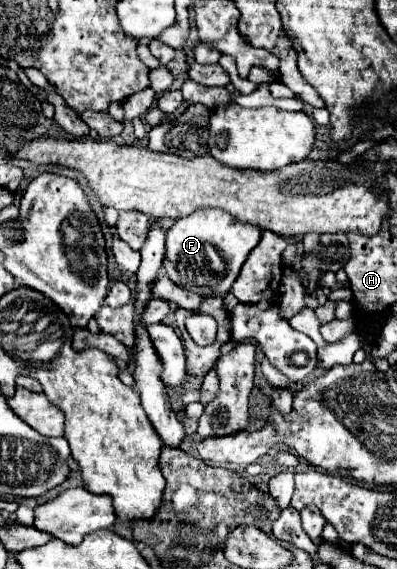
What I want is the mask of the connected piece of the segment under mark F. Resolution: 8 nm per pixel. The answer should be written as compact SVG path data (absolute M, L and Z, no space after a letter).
M201 209L195 215L179 219L167 231L167 247L165 247L165 263L163 269L167 277L185 287L189 291L197 291L199 295L225 295L231 291L239 269L251 249L261 239L261 229L251 223L241 223L231 215L225 215L221 209Z

